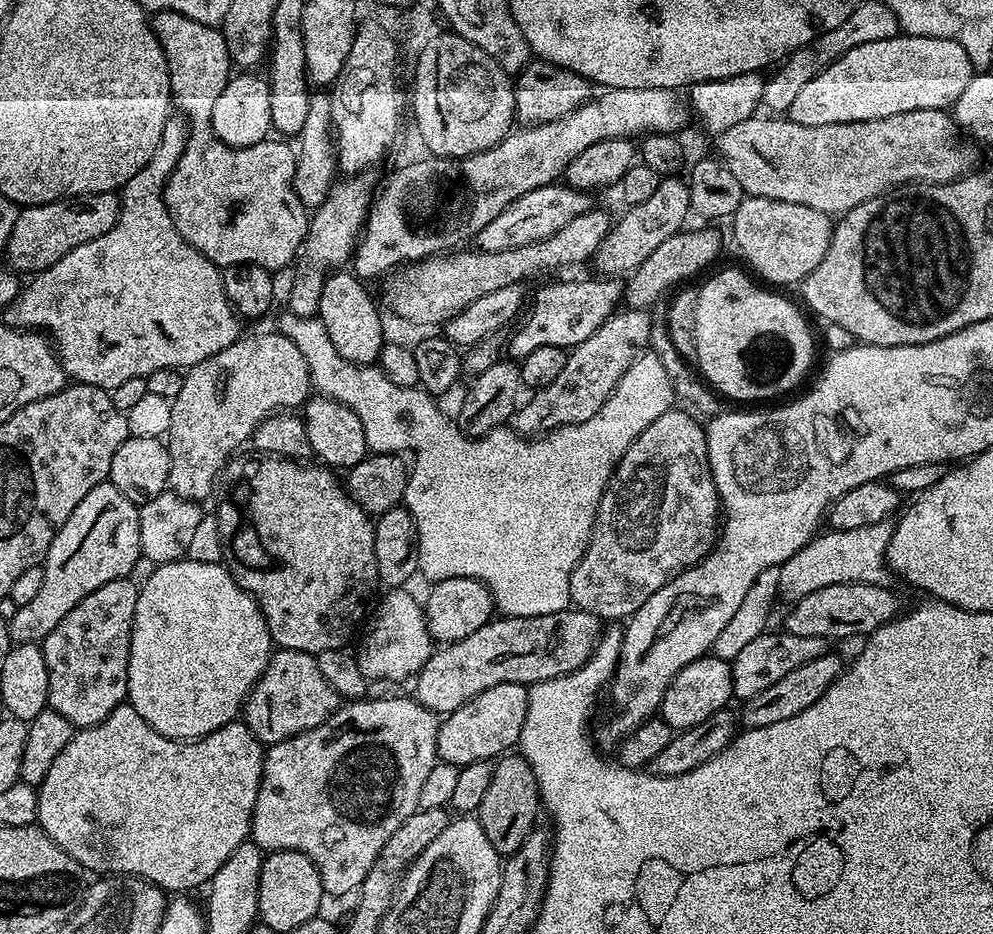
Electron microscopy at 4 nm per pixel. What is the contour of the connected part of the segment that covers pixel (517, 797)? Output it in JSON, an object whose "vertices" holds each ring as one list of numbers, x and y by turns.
{"vertices":[[505,754,499,757,492,765,492,777,486,795,474,813,486,838,490,838,490,846,494,846,501,857,514,855,518,846,522,846,522,842,526,842,528,835,537,827,536,815,539,812,542,812,540,787,528,759,522,754]]}

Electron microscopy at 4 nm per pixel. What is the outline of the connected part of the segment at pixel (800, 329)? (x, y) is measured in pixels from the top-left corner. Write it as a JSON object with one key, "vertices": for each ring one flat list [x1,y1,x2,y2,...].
{"vertices":[[728,268,710,277,704,285,699,285,698,314,694,314,695,363,699,375,721,397,729,396,732,400,772,400,790,391,811,370,818,340,812,337,807,318,786,297,779,296,776,293,779,291,761,286,747,271,744,272]]}

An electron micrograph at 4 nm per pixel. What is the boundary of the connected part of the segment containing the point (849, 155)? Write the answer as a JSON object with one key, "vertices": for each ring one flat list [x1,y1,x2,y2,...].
{"vertices":[[935,108,934,110,910,110,906,114,894,114,890,118,878,118,877,120,867,120,866,122,831,124,830,126,818,126,817,128,814,126,798,126,798,122,787,118,768,118,772,120,760,119,753,118,746,122,738,122,738,126,730,126,730,130,719,133,719,159,723,160,724,165,730,170,730,174,734,174,734,178,738,178,738,182,742,182,742,186,747,195,774,198,782,202,794,202,798,206,810,206,819,212,843,214,870,198,881,196,883,192,891,192,894,188,918,183,945,184,951,180,959,180,960,177,967,176,969,172,973,171,975,165,972,163,976,160,975,150,977,151,977,149,965,139,960,129,956,127,955,120,943,108]]}

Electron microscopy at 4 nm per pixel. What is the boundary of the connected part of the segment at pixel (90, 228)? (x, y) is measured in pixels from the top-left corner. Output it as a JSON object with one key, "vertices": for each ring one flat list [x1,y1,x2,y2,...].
{"vertices":[[115,192,21,207,8,239,7,267,17,274,44,272,54,266,58,258,66,258,70,250,82,246,82,242,90,242,90,238,106,234,106,230,116,225,119,217,120,197]]}

